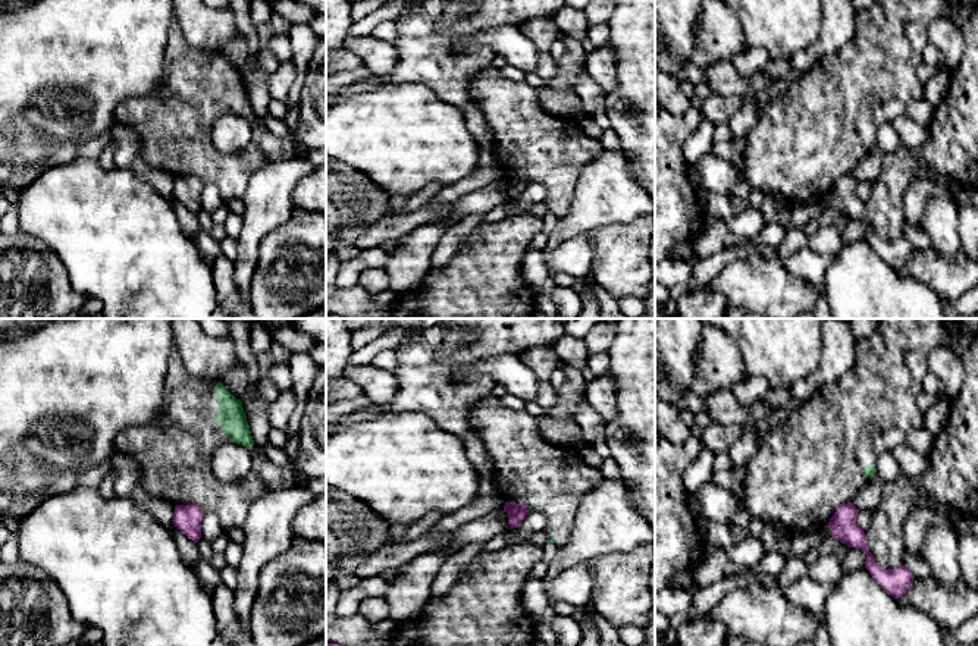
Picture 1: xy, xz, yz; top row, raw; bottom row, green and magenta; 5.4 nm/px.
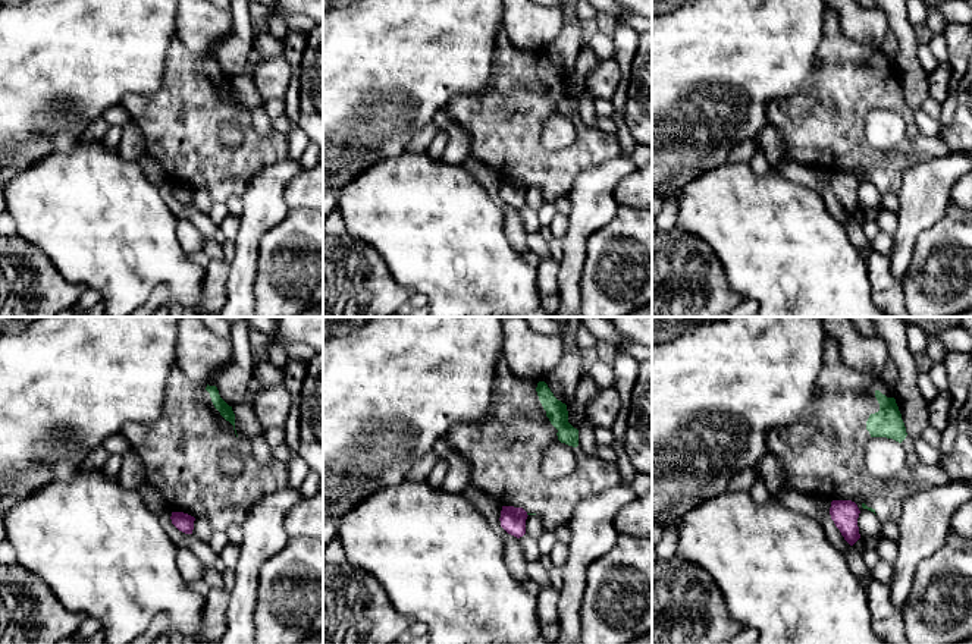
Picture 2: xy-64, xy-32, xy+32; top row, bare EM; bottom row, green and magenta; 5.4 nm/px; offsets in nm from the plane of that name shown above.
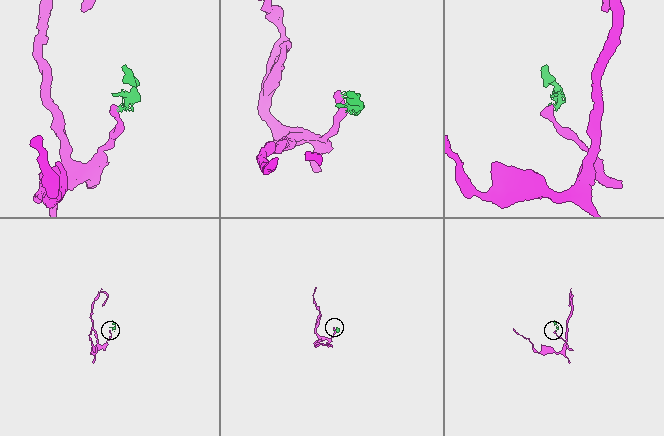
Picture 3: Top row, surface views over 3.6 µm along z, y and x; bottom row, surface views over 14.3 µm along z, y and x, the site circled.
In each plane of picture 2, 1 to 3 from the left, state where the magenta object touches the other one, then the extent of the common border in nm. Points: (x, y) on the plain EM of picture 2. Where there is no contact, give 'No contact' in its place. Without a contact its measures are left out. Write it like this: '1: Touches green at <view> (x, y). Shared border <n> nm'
1: No contact
2: No contact
3: No contact

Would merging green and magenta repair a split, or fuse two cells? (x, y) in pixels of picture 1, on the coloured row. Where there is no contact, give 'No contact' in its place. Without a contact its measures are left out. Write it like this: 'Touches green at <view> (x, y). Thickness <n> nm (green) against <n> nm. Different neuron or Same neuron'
Touches green at xy (200, 507). Thickness 20 nm (green) against 150 nm. Different neuron

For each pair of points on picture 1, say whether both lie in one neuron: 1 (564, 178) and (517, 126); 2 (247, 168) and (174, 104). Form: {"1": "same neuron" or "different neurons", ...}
{"1": "same neuron", "2": "same neuron"}

